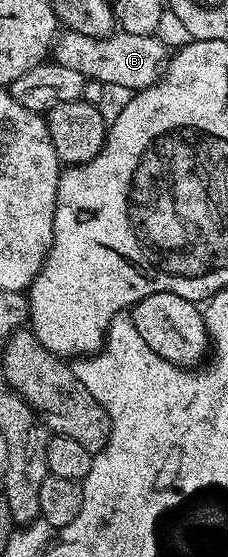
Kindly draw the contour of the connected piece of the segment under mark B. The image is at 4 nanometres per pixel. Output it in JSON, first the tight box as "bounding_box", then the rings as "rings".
{"bounding_box":[54,30,170,90],"rings":[[[64,30],[54,41],[54,60],[62,66],[70,66],[70,70],[78,70],[78,74],[97,84],[126,86],[133,90],[149,88],[160,79],[170,55],[158,37],[156,34],[126,34],[119,30],[113,31],[111,36],[87,36]]]}

